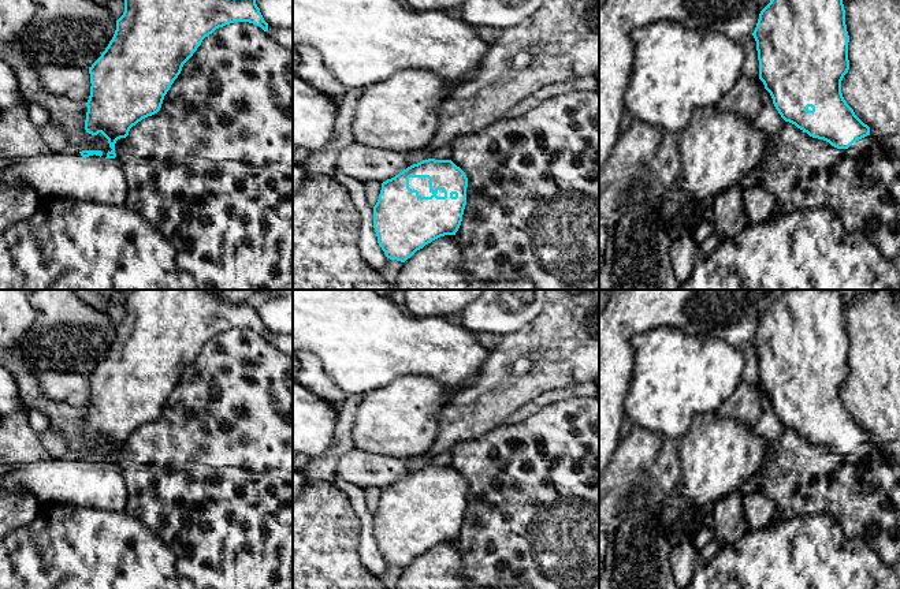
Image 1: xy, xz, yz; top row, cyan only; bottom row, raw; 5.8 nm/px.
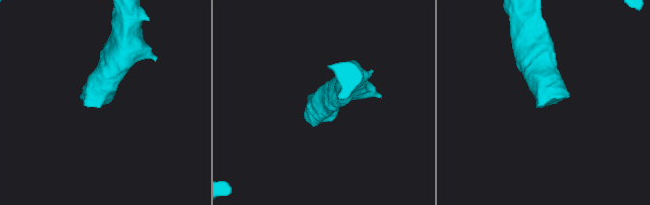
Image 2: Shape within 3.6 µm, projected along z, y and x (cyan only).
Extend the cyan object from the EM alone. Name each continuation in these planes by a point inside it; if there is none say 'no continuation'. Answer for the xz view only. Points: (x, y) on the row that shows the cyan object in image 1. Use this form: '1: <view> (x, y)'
1: xz (421, 185)

